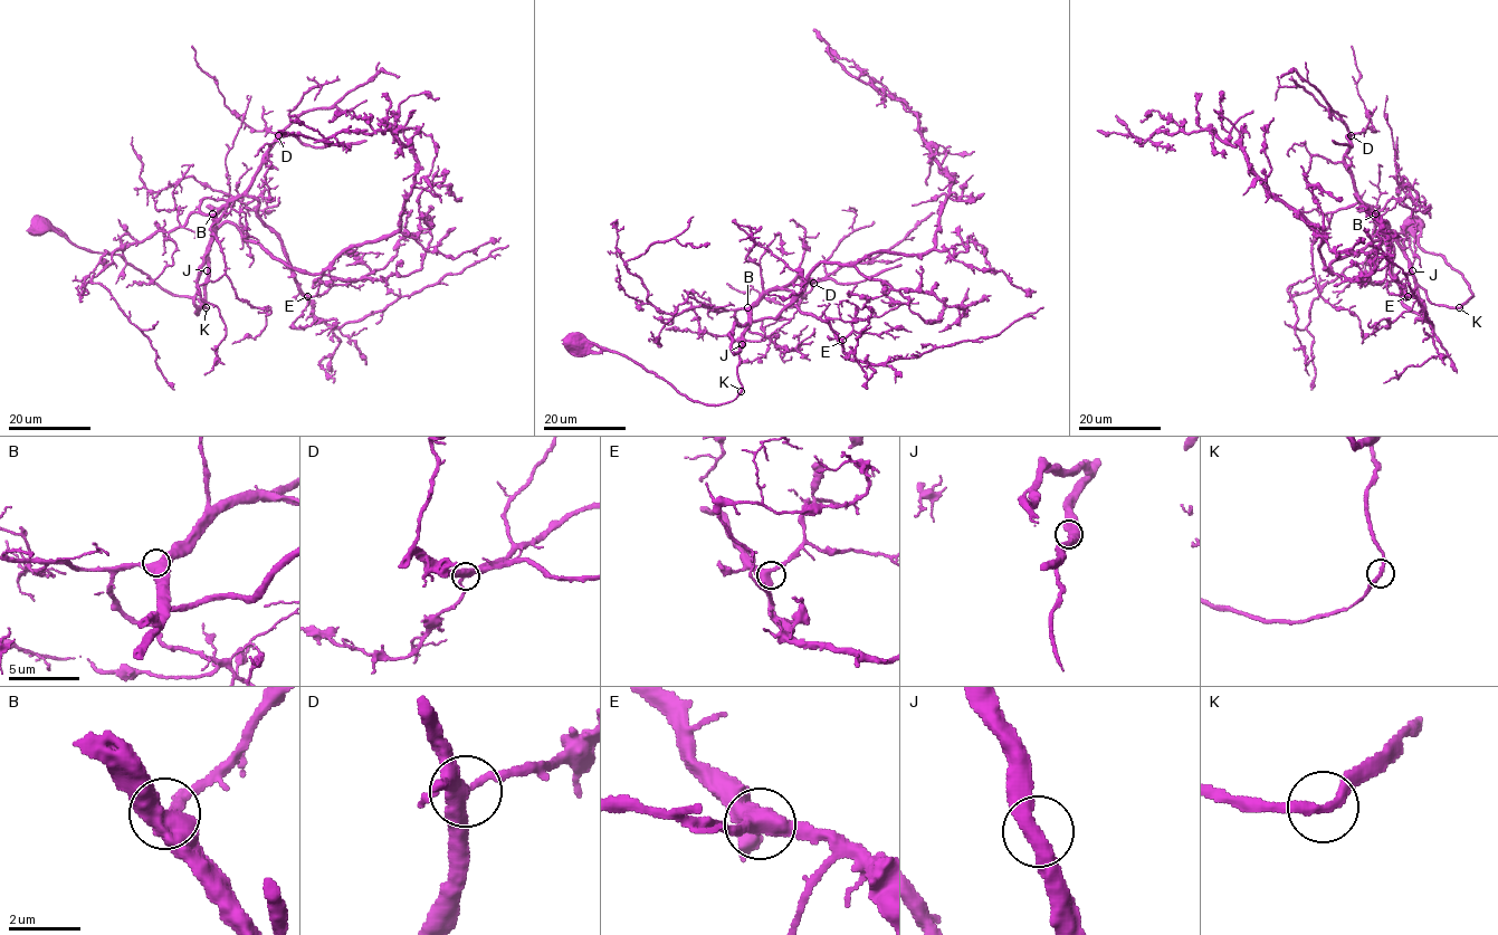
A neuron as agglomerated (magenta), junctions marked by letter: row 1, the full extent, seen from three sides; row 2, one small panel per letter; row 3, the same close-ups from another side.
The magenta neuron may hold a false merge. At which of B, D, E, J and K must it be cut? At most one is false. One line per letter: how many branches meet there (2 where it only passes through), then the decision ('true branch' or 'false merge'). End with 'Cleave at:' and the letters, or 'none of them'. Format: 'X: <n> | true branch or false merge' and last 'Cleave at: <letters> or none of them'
B: 3 | true branch
D: 3 | true branch
E: 3 | true branch
J: 2 | true branch
K: 2 | true branch
Cleave at: none of them

